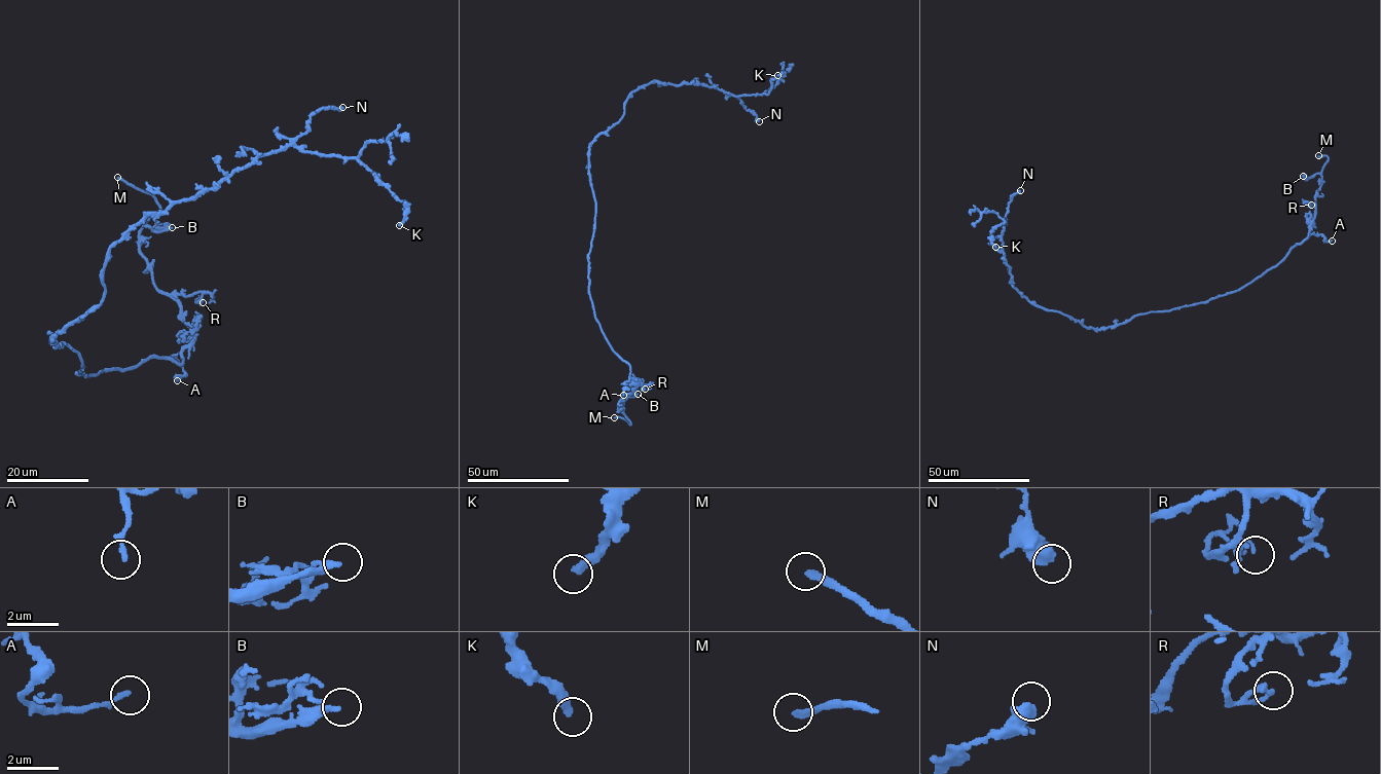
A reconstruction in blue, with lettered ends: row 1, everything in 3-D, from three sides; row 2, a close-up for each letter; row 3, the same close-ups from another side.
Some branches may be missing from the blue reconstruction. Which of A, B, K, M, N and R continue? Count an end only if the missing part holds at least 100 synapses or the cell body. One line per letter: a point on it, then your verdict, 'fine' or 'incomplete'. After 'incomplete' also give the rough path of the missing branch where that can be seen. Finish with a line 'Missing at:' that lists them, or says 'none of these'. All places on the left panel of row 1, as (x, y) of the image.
A: place (177, 380); fine
B: place (172, 227); fine
K: place (399, 225); fine
M: place (117, 177); incomplete; course (117, 177), (108, 148), (99, 138)
N: place (342, 107); fine
R: place (203, 302); fine
Missing at: M

